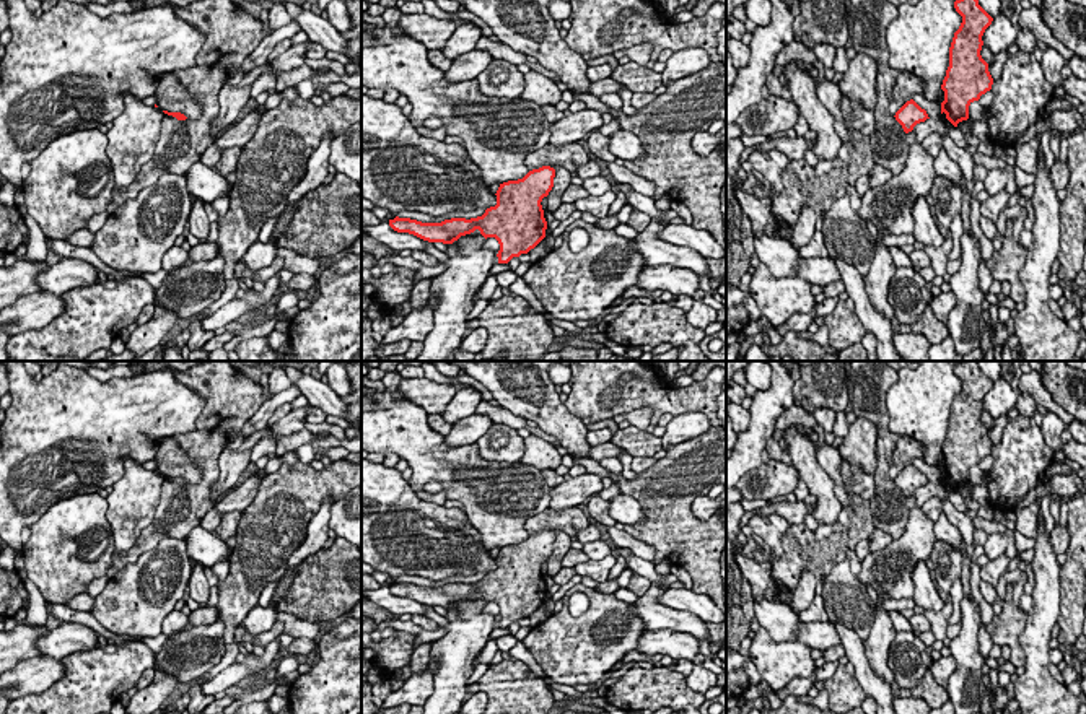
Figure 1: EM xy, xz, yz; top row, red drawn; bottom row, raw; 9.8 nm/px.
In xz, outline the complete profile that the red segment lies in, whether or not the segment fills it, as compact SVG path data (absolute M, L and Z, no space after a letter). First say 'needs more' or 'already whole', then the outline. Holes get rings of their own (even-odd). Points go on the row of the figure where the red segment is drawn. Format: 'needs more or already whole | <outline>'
already whole | M542 166L529 171L523 179L500 184L497 205L477 218L451 218L441 223L422 223L410 218L389 220L397 233L409 233L428 242L453 244L461 236L475 229L500 244L498 263L508 263L513 257L528 254L544 237L547 221L544 218L542 198L554 187L555 169Z

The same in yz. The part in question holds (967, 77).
already whole | M956 0L956 11L962 16L949 47L949 67L941 89L944 101L941 114L957 127L969 119L969 106L992 89L993 78L988 63L982 59L982 36L993 18L979 5L979 0Z

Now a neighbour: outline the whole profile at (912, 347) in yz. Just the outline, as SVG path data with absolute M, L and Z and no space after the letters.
M894 333L894 346L905 361L930 361L930 342L922 333Z

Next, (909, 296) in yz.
M913 267L896 268L889 283L887 301L900 324L918 322L931 299L933 294L926 288L926 280Z

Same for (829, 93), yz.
M816 78L816 89L817 89L817 98L821 99L821 102L835 119L835 132L839 133L842 143L843 141L853 143L853 138L852 138L853 130L850 130L845 125L845 119L840 111L842 93L840 93L839 85L835 85L834 81L827 81L827 80L819 81Z

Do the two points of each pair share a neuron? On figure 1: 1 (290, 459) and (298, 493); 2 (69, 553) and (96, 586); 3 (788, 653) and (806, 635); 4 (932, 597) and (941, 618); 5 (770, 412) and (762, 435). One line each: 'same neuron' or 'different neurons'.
1: different neurons
2: different neurons
3: different neurons
4: different neurons
5: same neuron

